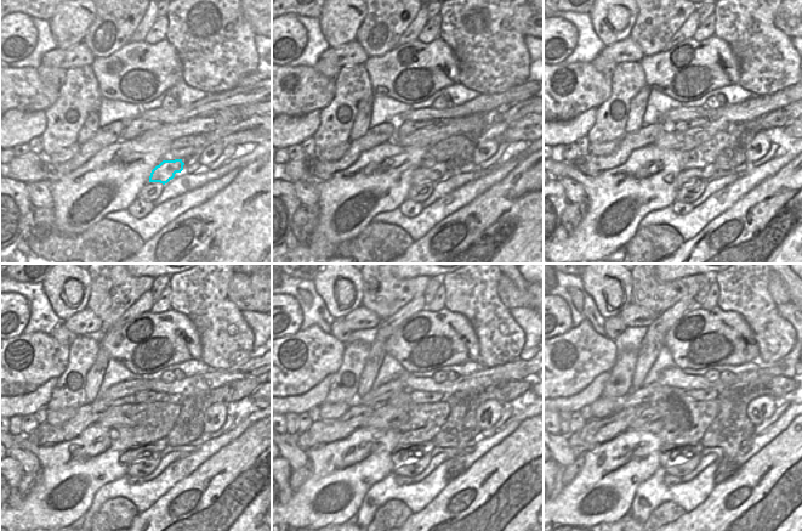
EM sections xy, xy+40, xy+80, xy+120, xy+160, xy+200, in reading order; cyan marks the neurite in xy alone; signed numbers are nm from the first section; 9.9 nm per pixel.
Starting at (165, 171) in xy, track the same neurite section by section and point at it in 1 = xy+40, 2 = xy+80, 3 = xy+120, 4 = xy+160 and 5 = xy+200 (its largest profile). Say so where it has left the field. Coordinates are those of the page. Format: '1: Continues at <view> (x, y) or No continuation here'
1: Continues at xy+40 (433, 174)
2: Continues at xy+80 (686, 176)
3: Continues at xy+120 (130, 456)
4: Continues at xy+160 (409, 455)
5: Continues at xy+200 (680, 455).

